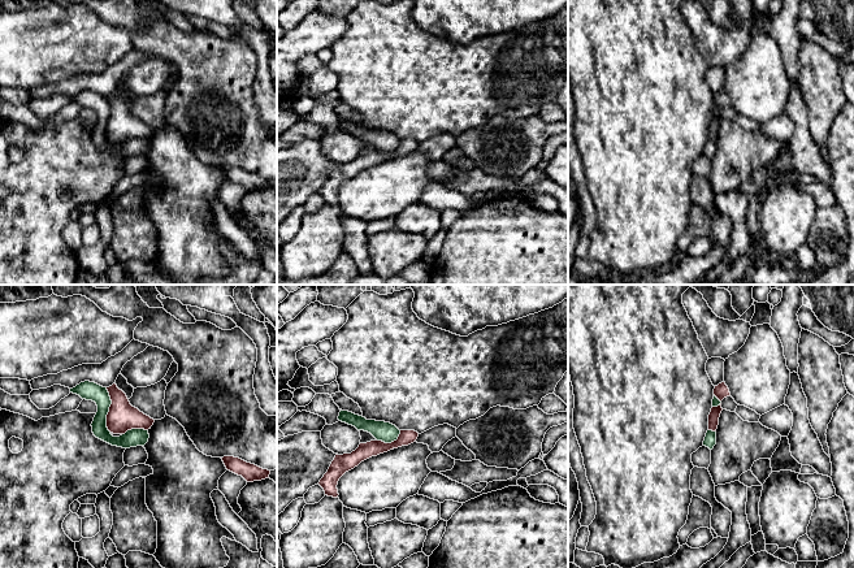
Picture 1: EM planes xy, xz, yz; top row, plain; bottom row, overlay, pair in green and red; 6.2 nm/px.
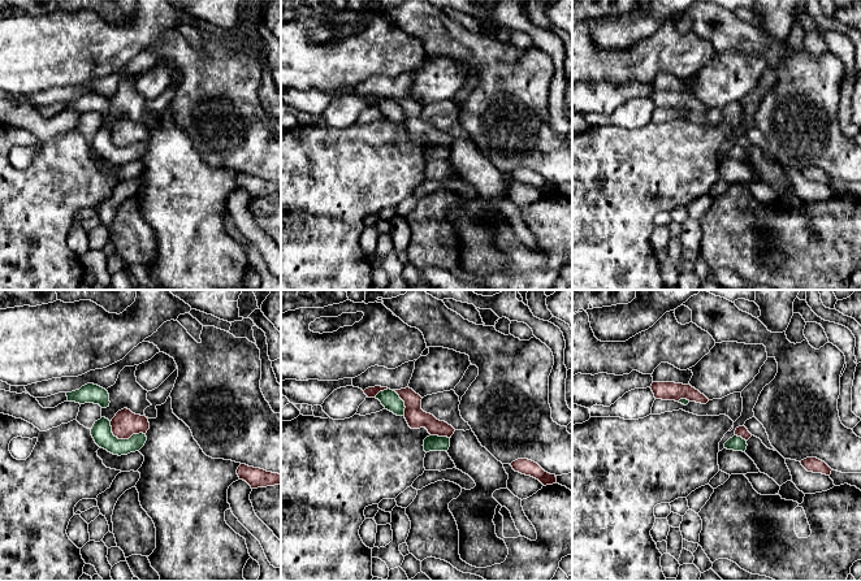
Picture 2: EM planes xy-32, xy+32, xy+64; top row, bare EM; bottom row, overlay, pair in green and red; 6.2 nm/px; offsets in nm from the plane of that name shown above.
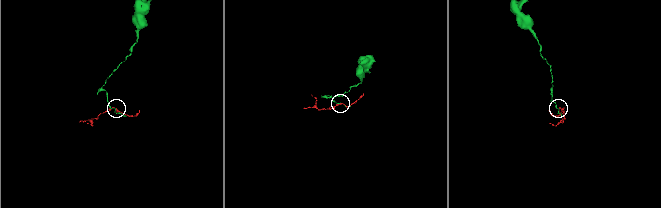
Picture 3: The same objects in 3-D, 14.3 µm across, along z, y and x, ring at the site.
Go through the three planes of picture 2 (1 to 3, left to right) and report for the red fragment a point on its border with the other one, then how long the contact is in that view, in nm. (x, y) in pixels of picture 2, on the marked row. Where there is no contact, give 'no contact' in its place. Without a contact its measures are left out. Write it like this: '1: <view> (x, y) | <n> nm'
1: xy-32 (122, 439) | 240 nm
2: xy+32 (403, 402) | 180 nm
3: xy+64 (740, 437) | 80 nm

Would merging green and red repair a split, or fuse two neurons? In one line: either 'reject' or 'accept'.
reject

